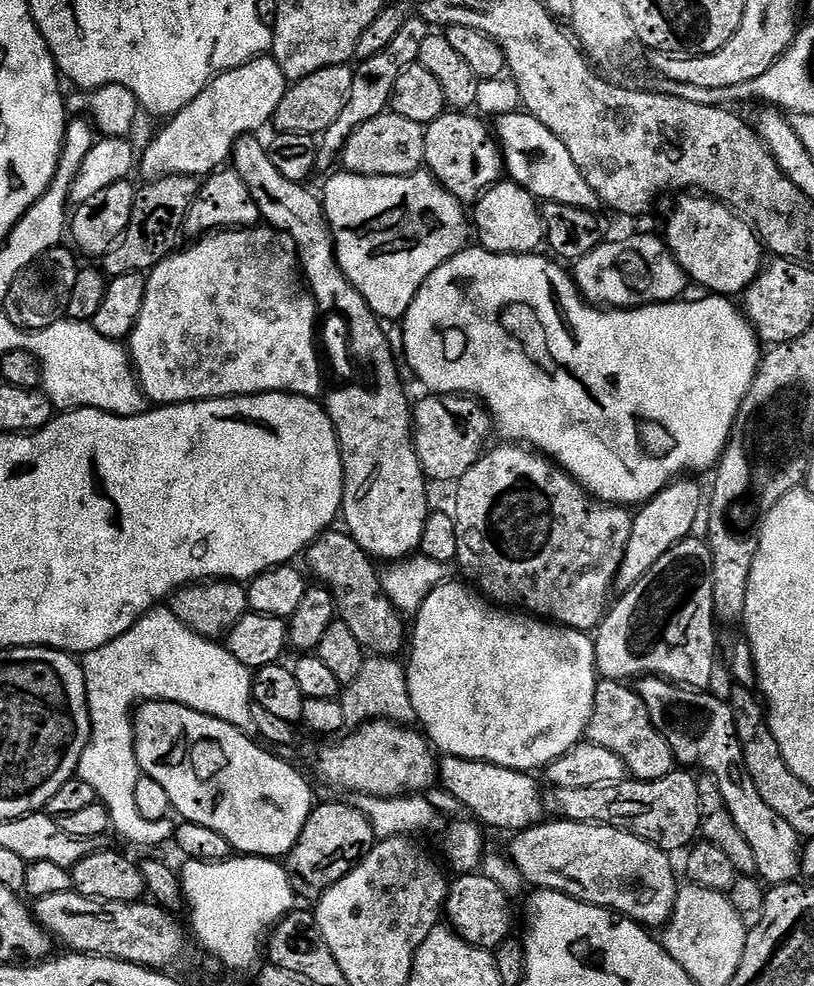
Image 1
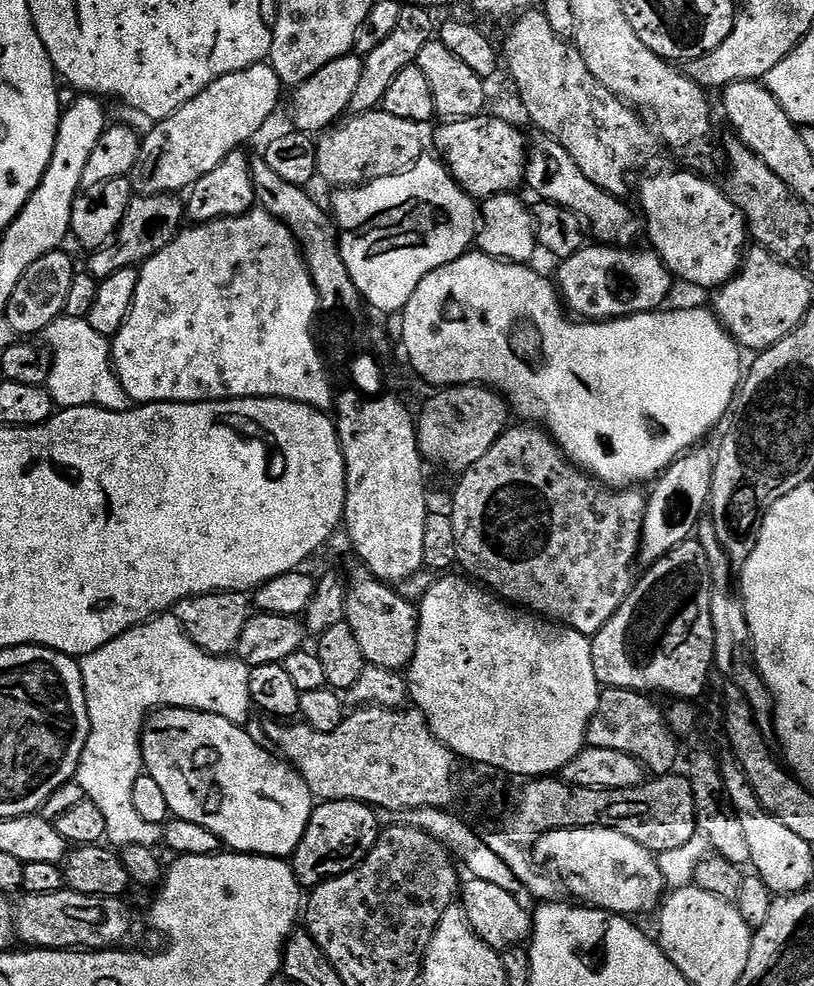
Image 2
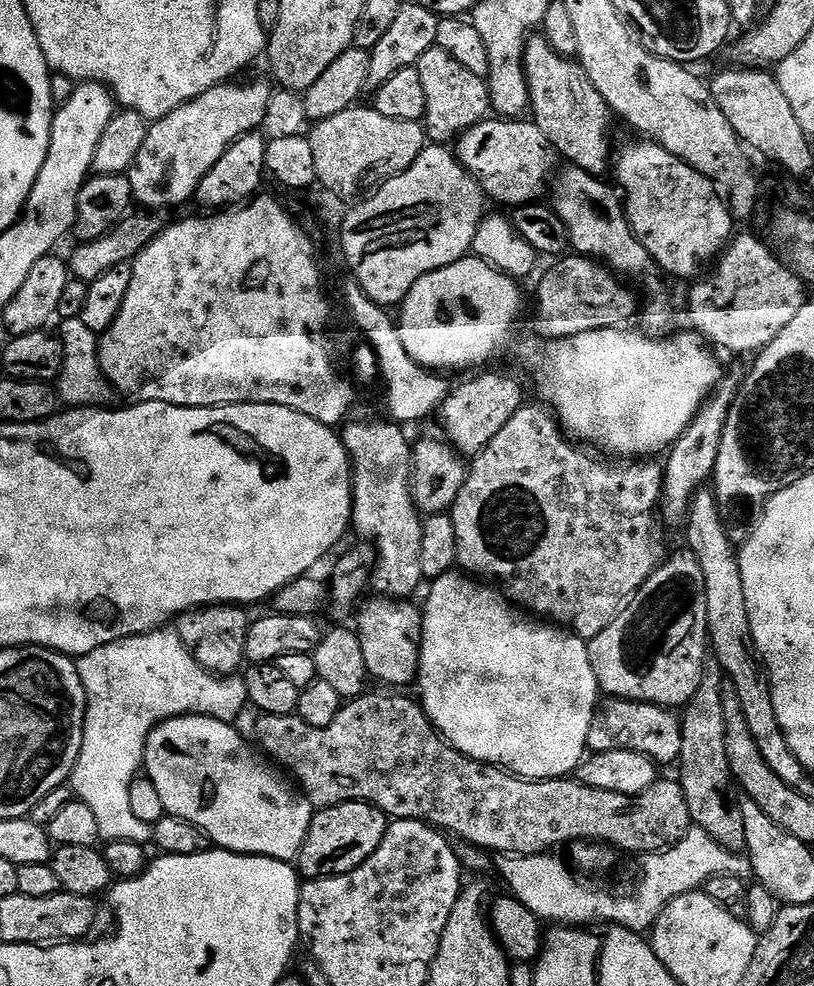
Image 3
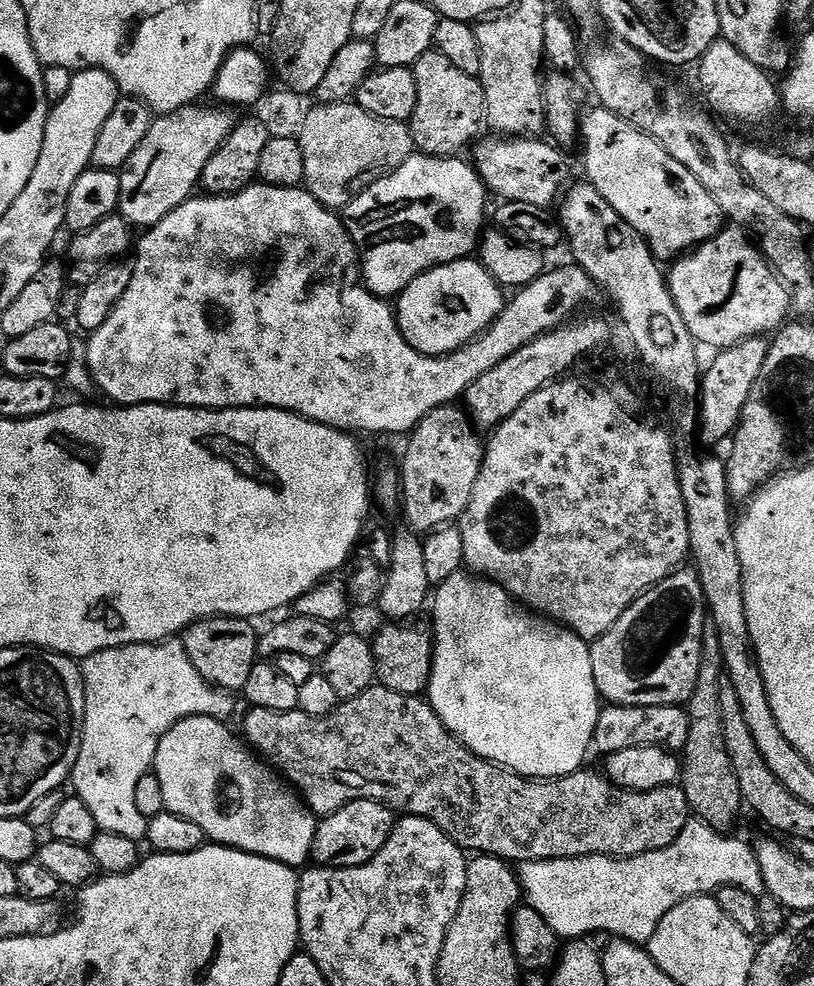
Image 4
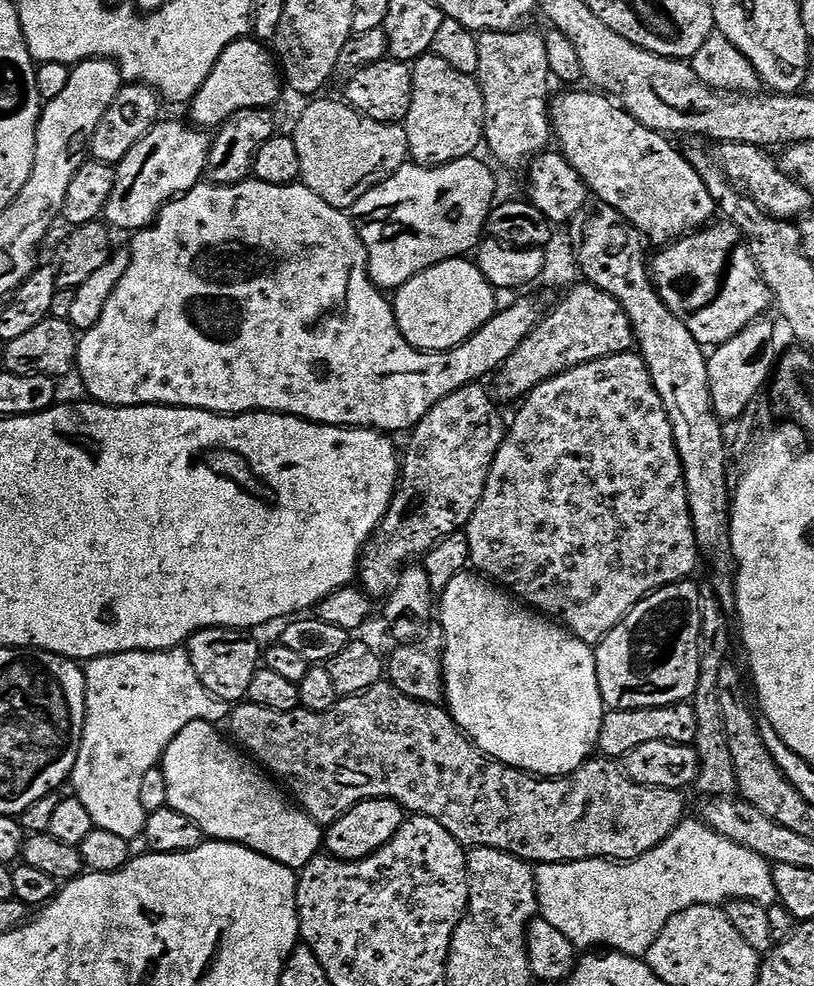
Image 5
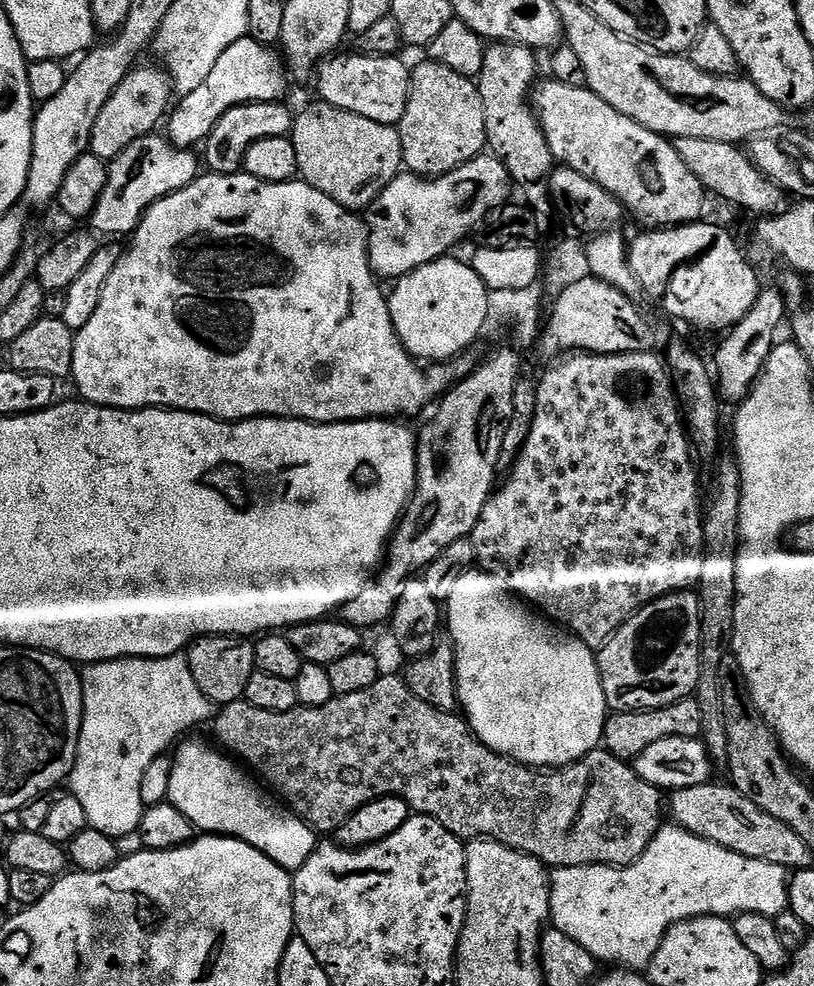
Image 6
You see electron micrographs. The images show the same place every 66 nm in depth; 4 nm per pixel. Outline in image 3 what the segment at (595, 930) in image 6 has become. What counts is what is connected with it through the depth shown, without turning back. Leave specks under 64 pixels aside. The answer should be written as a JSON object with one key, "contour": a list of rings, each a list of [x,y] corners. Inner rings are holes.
{"contour":[[[695,826],[689,828],[677,844],[663,852],[647,853],[643,860],[640,877],[633,884],[624,884],[613,892],[604,884],[595,884],[592,881],[595,879],[585,878],[567,863],[564,865],[556,854],[519,856],[513,852],[501,852],[495,857],[494,868],[508,883],[507,891],[541,922],[556,920],[552,922],[563,922],[568,926],[596,926],[599,920],[609,920],[609,925],[641,934],[652,928],[668,903],[687,892],[703,889],[711,876],[727,874],[744,878],[750,872],[747,855],[718,846],[706,830]]]}

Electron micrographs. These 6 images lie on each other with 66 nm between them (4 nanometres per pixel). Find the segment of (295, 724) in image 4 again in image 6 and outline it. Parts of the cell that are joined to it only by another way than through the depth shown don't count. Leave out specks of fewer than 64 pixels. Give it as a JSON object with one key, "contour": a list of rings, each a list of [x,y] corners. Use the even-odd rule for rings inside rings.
{"contour":[[[396,674],[396,676],[381,675],[380,680],[374,682],[374,686],[370,686],[370,690],[358,690],[358,694],[346,694],[345,696],[335,695],[330,702],[326,702],[326,706],[318,706],[317,708],[297,706],[289,712],[271,712],[270,710],[258,710],[258,706],[250,706],[248,700],[235,700],[223,705],[215,713],[215,724],[216,736],[220,739],[219,747],[231,753],[237,761],[247,765],[253,773],[260,772],[261,777],[259,776],[259,779],[292,812],[296,813],[309,827],[320,834],[323,832],[335,833],[336,829],[342,826],[342,822],[346,822],[346,818],[350,818],[350,814],[354,814],[363,804],[368,804],[371,800],[377,800],[380,796],[400,796],[407,802],[413,813],[434,818],[439,824],[446,826],[446,830],[450,830],[450,834],[459,836],[465,842],[485,838],[496,840],[500,844],[505,844],[507,848],[513,848],[538,858],[549,869],[555,870],[573,868],[574,866],[590,866],[591,864],[611,864],[613,866],[633,864],[646,850],[646,846],[650,846],[650,842],[662,827],[663,820],[660,819],[663,816],[665,819],[666,816],[666,800],[665,797],[660,797],[663,796],[661,789],[650,786],[650,782],[642,782],[642,778],[638,778],[635,767],[629,761],[619,760],[607,750],[597,750],[586,754],[580,760],[575,760],[572,764],[565,764],[563,768],[555,770],[533,770],[529,765],[517,764],[516,761],[490,750],[480,742],[478,737],[472,735],[467,719],[450,712],[443,712],[426,702],[422,702],[422,698],[418,698],[408,689],[408,683],[400,674]]]}

